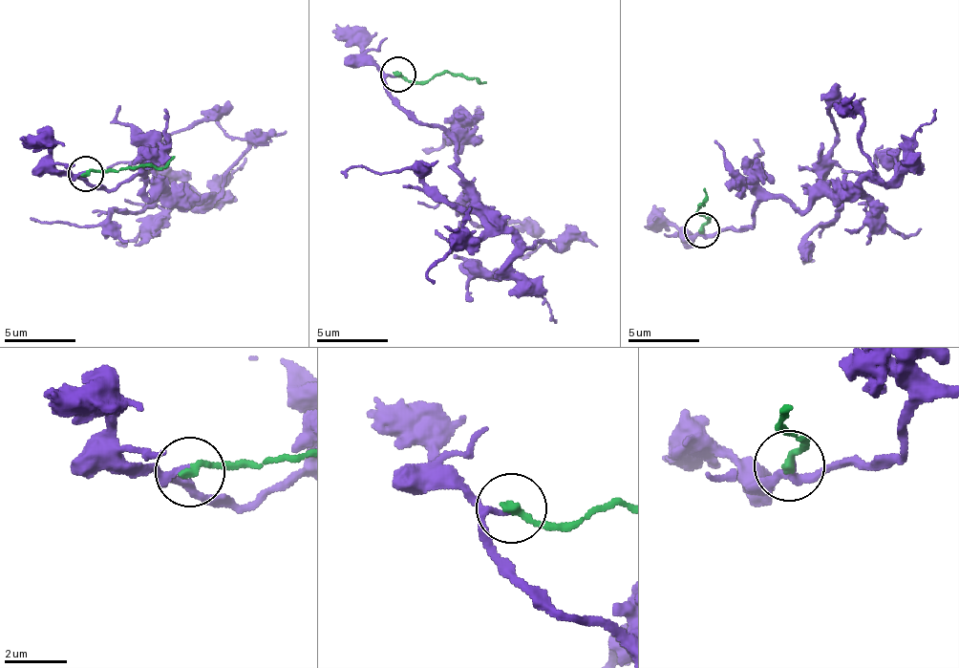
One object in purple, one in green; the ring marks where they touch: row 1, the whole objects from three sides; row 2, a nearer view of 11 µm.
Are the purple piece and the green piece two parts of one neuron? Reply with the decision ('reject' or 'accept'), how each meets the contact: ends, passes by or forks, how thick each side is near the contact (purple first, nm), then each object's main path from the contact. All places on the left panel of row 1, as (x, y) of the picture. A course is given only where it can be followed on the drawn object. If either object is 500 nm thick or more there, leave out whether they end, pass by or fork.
accept | purple passes by | green ends | 130/240 nm | purple via (85, 173), (74, 178), (110, 189), (142, 173), (150, 198), (160, 190), (203, 202), (246, 147), (203, 117) | green via (85, 173), (117, 171), (135, 164), (163, 166), (174, 157)

